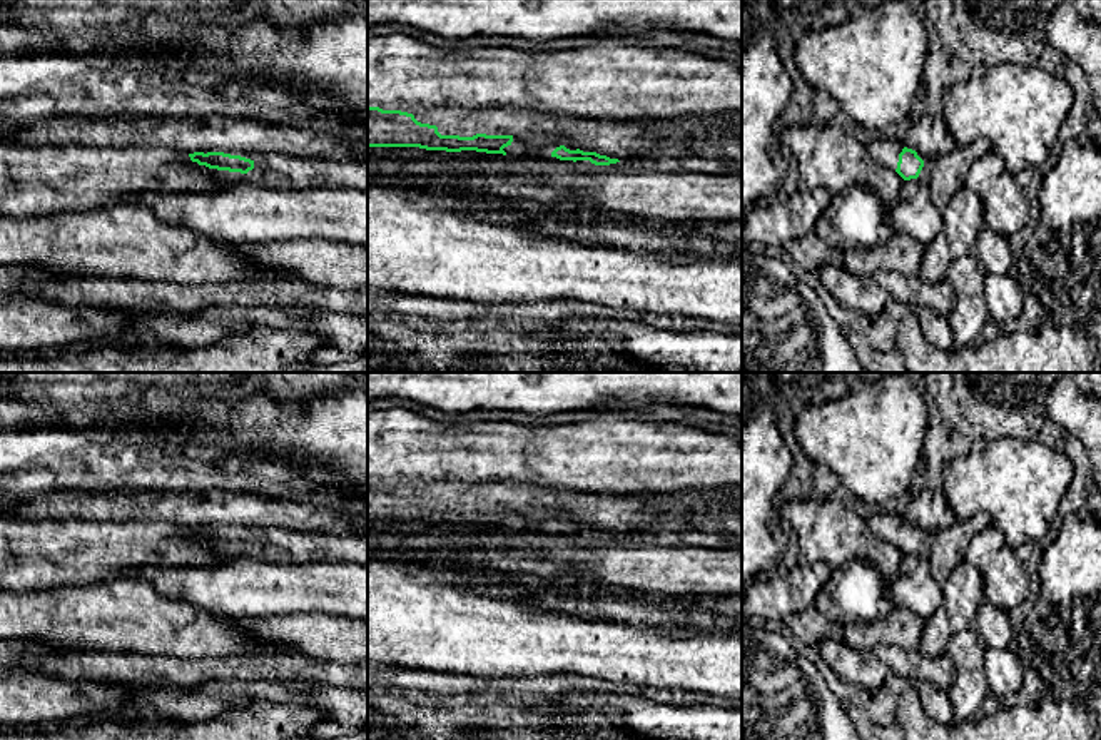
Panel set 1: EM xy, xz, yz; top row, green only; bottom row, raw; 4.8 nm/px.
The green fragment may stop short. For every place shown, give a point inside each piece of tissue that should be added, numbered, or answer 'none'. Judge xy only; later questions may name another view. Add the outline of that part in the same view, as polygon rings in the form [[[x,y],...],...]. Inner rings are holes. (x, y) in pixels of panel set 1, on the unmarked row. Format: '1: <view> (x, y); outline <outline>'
1: xy (273, 545); outline [[[262,528],[247,548],[229,546],[231,555],[247,555],[266,563],[351,561],[368,565],[366,531],[299,531]]]

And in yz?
1: yz (884, 523); outline [[[884,508],[872,513],[865,521],[877,538],[896,545],[904,518],[896,514],[890,508]]]

